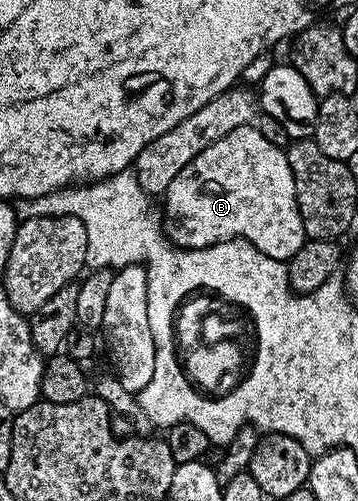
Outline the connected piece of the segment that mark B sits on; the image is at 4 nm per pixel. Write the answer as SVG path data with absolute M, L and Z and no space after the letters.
M254 124L237 127L237 131L229 131L225 139L209 143L205 151L201 151L190 163L181 167L181 175L177 175L173 183L169 183L165 200L166 216L175 220L175 225L168 224L165 232L181 249L204 249L218 241L242 239L253 243L253 247L257 247L265 255L288 262L293 255L297 255L297 251L301 251L304 241L308 240L301 211L297 207L293 171L289 171L286 152L280 146L269 143L269 139L265 139L265 135L261 135Z

